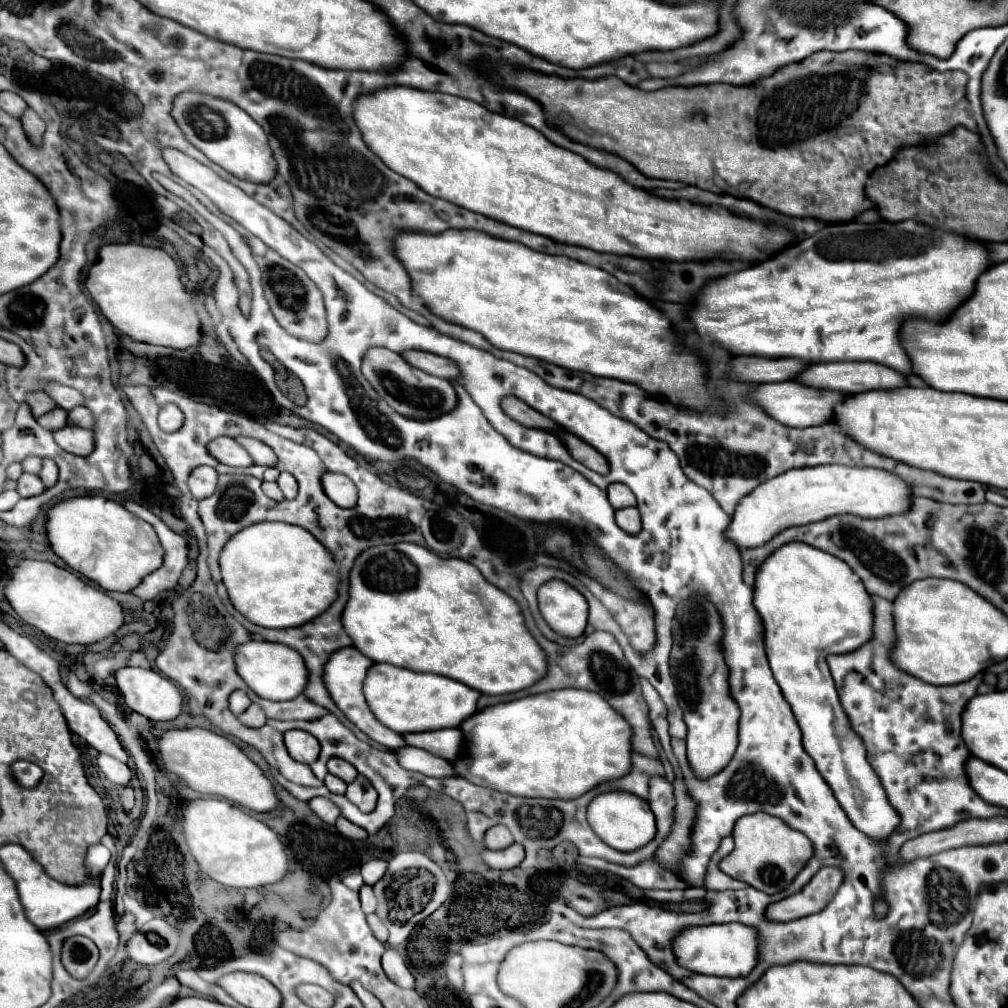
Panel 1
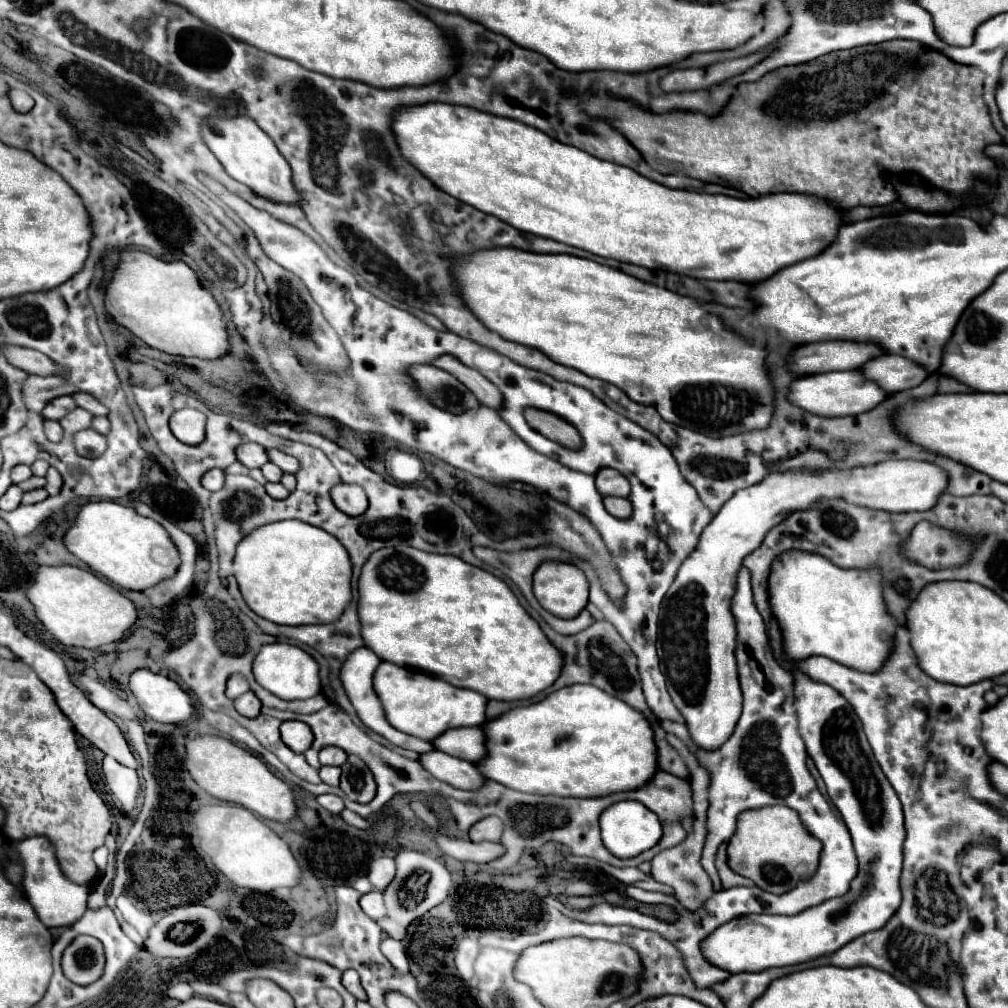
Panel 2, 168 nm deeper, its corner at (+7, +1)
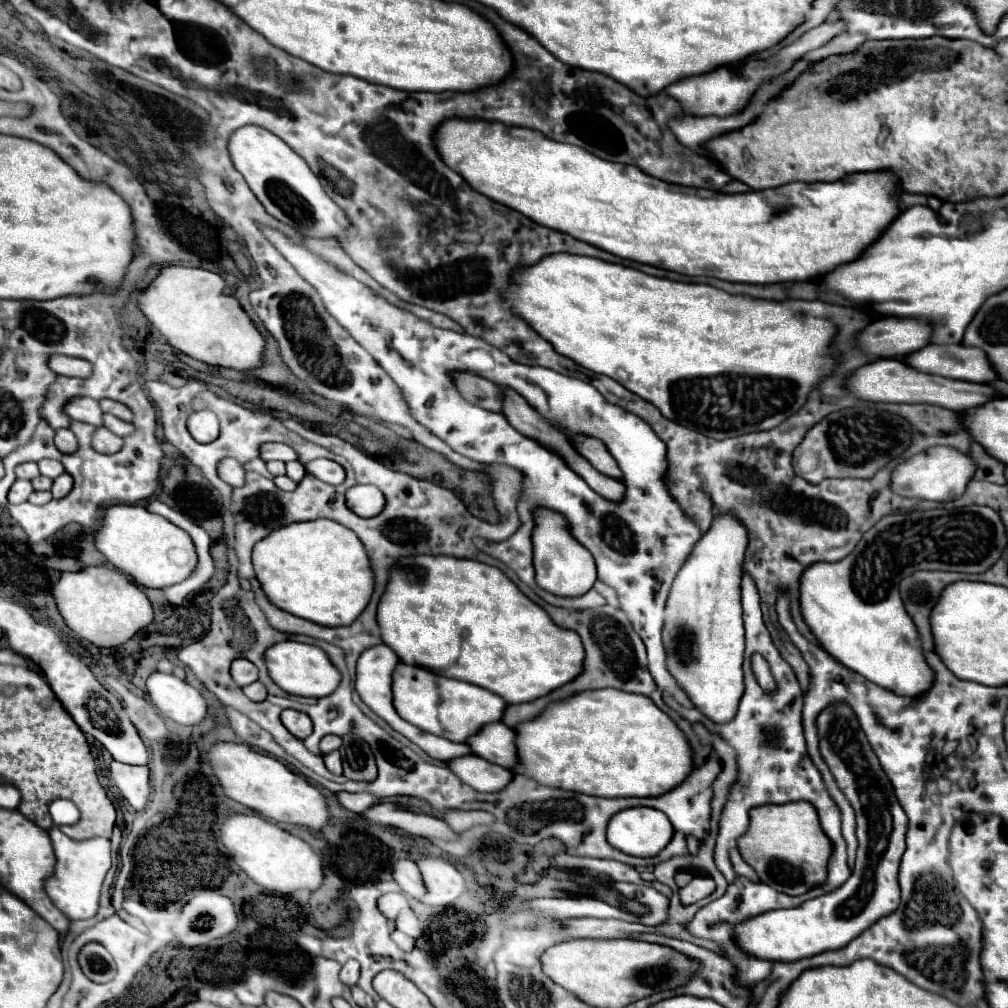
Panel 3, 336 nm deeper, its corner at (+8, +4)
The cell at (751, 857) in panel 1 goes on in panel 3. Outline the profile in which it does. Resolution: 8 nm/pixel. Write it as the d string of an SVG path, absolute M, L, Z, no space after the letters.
M795 801L783 805L763 805L751 809L751 825L743 837L739 837L739 851L743 859L757 871L759 879L775 891L787 895L803 895L815 885L823 885L827 879L827 863L831 857L831 839L823 833L817 809L811 803Z

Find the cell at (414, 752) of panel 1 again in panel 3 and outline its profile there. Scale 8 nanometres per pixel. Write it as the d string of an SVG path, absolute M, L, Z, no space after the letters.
M465 755L453 759L449 761L449 767L463 783L471 785L475 791L481 793L497 793L499 789L505 789L507 783L511 783L513 779L513 773L509 769L491 765L479 755Z

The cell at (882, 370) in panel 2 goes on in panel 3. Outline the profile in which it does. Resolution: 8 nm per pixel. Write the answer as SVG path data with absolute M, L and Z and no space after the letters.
M927 345L905 359L907 365L923 371L935 373L951 379L975 381L975 383L991 383L995 377L995 369L987 361L987 355L981 349L967 345Z

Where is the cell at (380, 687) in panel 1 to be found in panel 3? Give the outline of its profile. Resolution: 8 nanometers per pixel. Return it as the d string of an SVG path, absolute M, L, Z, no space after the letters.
M401 663L393 675L393 705L411 725L451 741L467 743L467 739L479 733L487 723L501 721L507 701L483 687Z

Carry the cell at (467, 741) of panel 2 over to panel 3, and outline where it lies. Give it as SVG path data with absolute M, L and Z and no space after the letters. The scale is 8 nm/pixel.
M489 723L477 735L473 735L467 745L475 755L497 763L505 769L513 769L517 763L517 733L505 723Z

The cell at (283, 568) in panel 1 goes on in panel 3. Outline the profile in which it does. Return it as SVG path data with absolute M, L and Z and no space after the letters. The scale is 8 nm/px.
M333 519L291 523L273 531L255 545L253 567L273 605L323 627L351 625L375 589L375 575L363 543Z

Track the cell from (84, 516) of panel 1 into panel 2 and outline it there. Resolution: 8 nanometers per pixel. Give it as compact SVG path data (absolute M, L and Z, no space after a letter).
M112 500L88 502L80 506L76 520L64 532L64 546L82 560L92 572L104 576L110 584L126 590L146 590L164 578L170 578L180 564L178 550L166 530L152 518L144 518L130 506Z

